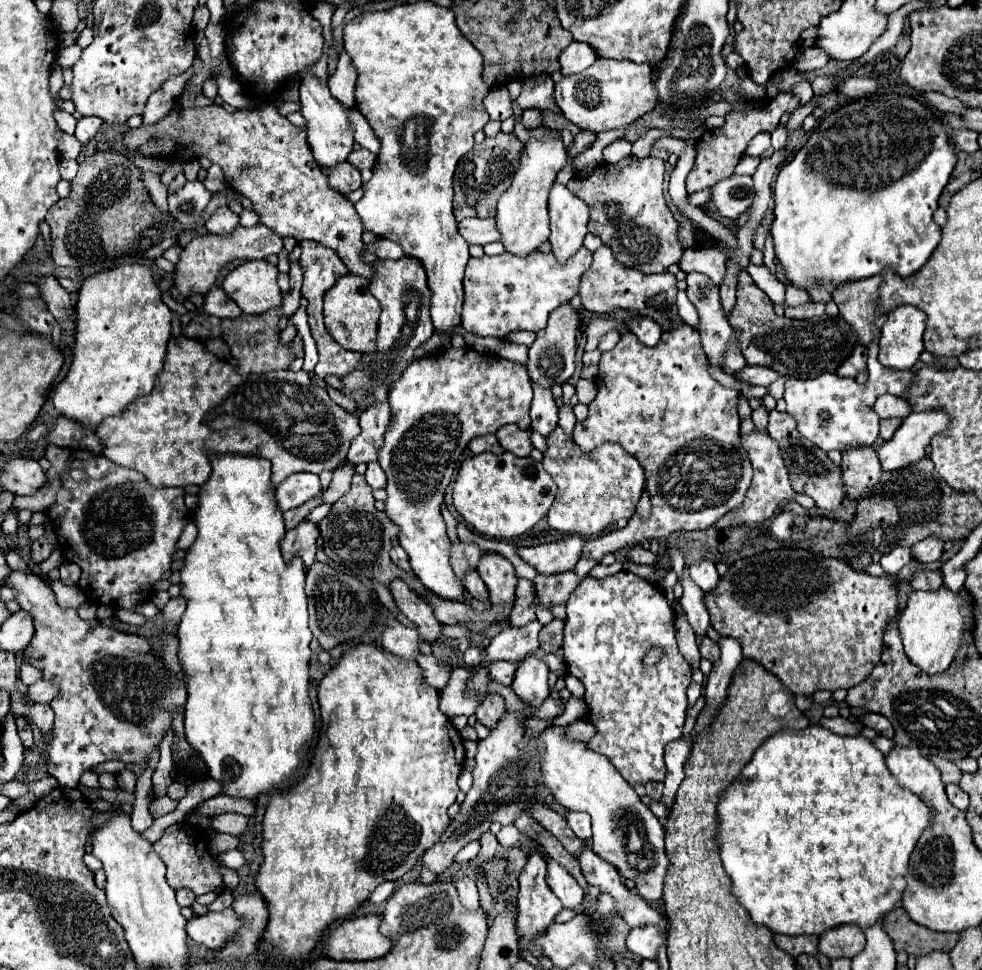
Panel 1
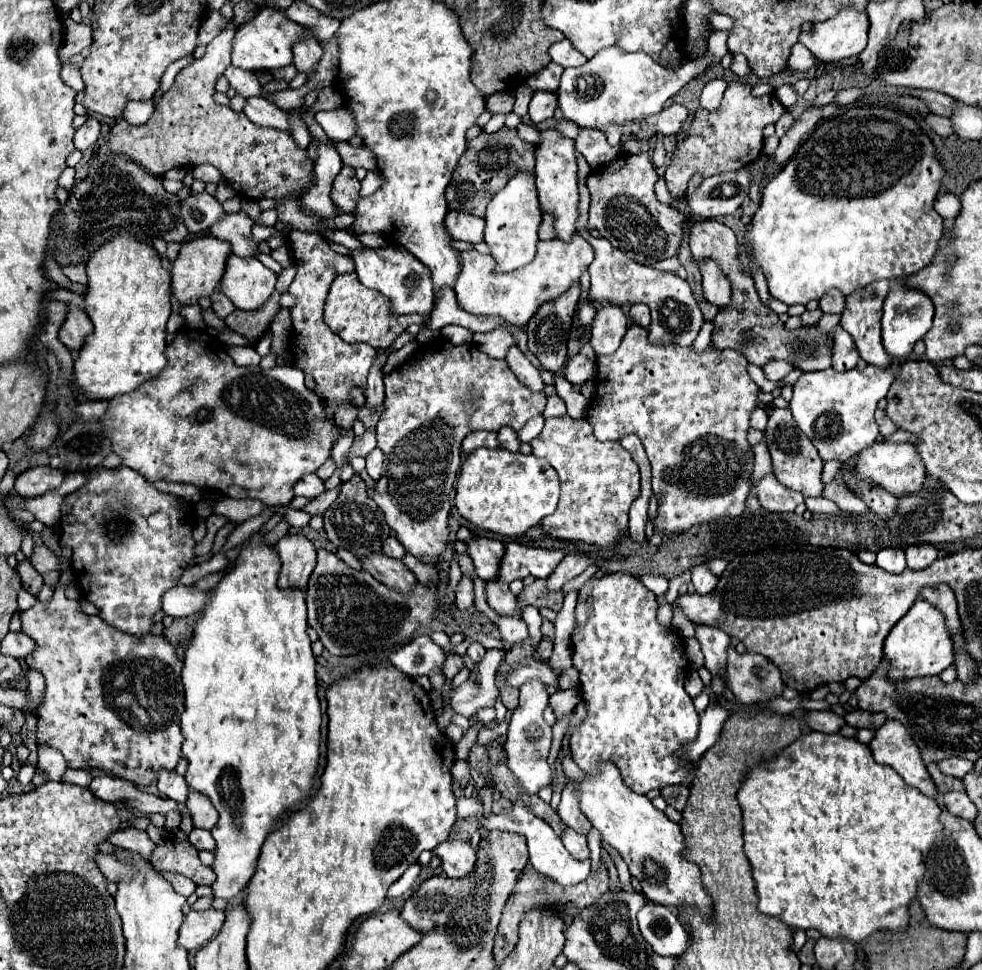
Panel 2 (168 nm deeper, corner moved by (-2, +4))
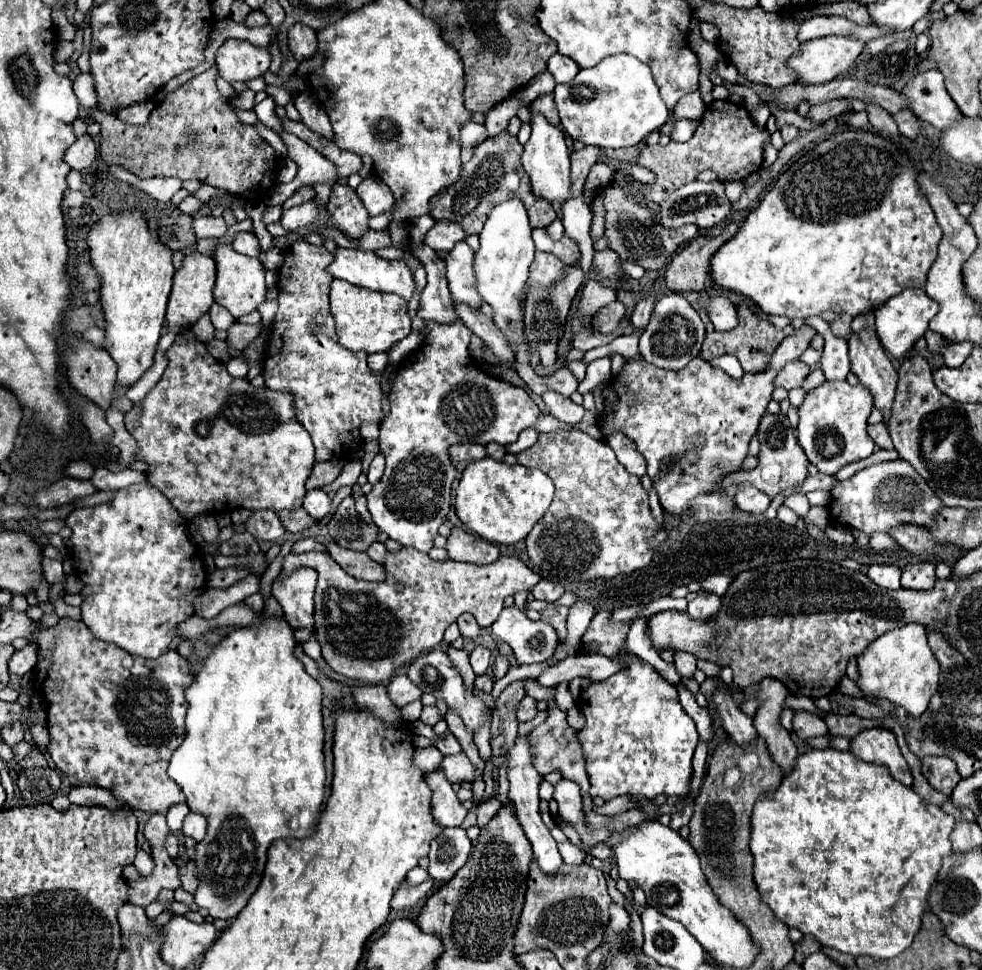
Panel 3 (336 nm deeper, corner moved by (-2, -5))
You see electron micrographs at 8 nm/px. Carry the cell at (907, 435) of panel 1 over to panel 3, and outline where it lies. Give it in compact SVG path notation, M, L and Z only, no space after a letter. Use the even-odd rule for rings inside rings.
M882 461L870 465L846 481L840 481L832 491L832 505L836 521L844 527L856 527L872 535L874 531L886 531L898 523L912 523L920 527L932 525L932 517L942 509L942 501L934 497L934 491L918 477L908 461Z

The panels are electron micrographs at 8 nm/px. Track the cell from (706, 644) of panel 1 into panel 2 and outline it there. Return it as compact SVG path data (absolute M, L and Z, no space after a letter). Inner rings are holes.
M734 646L728 648L726 686L734 692L736 702L756 704L782 696L780 670L760 654L740 656Z

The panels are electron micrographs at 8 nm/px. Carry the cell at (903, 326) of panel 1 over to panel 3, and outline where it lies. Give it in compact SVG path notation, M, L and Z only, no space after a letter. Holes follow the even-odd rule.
M904 289L902 293L890 297L884 305L880 305L874 315L876 315L876 333L884 345L884 349L896 357L902 359L908 355L908 351L916 345L916 341L920 337L924 337L924 333L928 331L928 323L930 319L938 313L938 303L934 299L930 299L924 289Z

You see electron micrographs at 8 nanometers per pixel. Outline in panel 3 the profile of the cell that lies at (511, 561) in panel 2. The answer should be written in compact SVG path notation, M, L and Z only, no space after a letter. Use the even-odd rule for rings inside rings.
M402 549L388 553L386 581L368 583L348 575L330 555L310 551L284 559L282 575L294 567L312 567L318 571L314 595L314 635L322 647L322 657L336 673L370 683L384 683L414 657L434 649L446 627L464 611L470 611L480 627L490 627L508 595L530 591L542 581L542 575L526 567L518 557L500 557L492 565L476 567L458 561L432 561L428 553Z

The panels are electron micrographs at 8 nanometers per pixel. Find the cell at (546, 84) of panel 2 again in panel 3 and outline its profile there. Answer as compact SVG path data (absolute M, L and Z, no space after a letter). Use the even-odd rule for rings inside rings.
M510 97L498 105L494 105L494 109L490 109L490 113L486 113L486 129L488 129L488 137L496 137L498 133L502 133L508 127L508 121L512 117L518 115L518 111L522 107L526 107L528 103L522 101L520 97Z

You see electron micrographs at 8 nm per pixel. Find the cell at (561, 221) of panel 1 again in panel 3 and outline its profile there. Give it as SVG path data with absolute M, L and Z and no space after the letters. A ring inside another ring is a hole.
M532 113L532 135L528 143L524 145L524 155L522 155L522 165L526 173L530 175L532 181L532 191L536 197L542 197L550 203L560 201L566 203L570 197L570 151L564 143L564 133L550 125L542 115Z

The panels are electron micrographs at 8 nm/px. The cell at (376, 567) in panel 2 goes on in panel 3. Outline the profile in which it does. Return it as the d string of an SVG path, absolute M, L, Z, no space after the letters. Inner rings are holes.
M318 537L320 543L324 543L328 547L328 553L332 555L332 559L352 577L358 579L366 579L366 581L382 581L386 579L386 569L382 565L378 565L376 561L372 561L366 553L358 553L358 551L350 551L344 549L340 545L334 545L334 541L324 541L322 537Z

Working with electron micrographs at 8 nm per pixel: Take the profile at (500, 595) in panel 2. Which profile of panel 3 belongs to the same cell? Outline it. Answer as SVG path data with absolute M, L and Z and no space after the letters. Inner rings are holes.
M514 605L502 609L500 617L492 625L492 633L512 647L516 665L544 663L558 645L558 635L552 625L530 621L526 613Z

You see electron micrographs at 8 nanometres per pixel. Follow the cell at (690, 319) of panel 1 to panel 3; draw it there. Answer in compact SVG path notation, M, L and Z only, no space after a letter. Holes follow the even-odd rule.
M723 355L721 357L716 357L716 359L710 359L708 361L710 365L716 365L716 367L722 367L728 375L732 375L732 377L742 377L744 375L744 371L738 361L738 359L733 355Z

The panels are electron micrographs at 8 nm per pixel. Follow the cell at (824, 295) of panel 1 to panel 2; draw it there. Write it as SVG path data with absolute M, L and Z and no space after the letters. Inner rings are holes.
M830 290L822 300L820 300L820 308L822 312L826 314L842 314L846 306L846 298L842 296L842 292L836 292L836 290Z

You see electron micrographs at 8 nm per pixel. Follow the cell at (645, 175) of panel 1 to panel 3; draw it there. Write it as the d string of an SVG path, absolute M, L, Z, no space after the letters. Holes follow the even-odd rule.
M618 183L608 185L606 193L602 191L602 195L604 195L604 209L606 209L606 215L604 215L606 237L610 241L610 249L614 249L624 261L636 263L646 271L662 269L672 259L672 255L680 245L688 243L698 235L696 225L682 225L680 229L664 229L664 225L656 221L654 211L642 201L636 201L638 195L626 191Z

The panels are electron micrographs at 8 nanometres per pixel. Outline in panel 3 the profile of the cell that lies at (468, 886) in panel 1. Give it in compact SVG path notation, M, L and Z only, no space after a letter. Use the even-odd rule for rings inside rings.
M450 827L440 833L432 845L430 845L430 867L428 873L440 881L446 883L450 881L458 869L464 867L472 851L472 841L466 835L466 829L462 827Z

